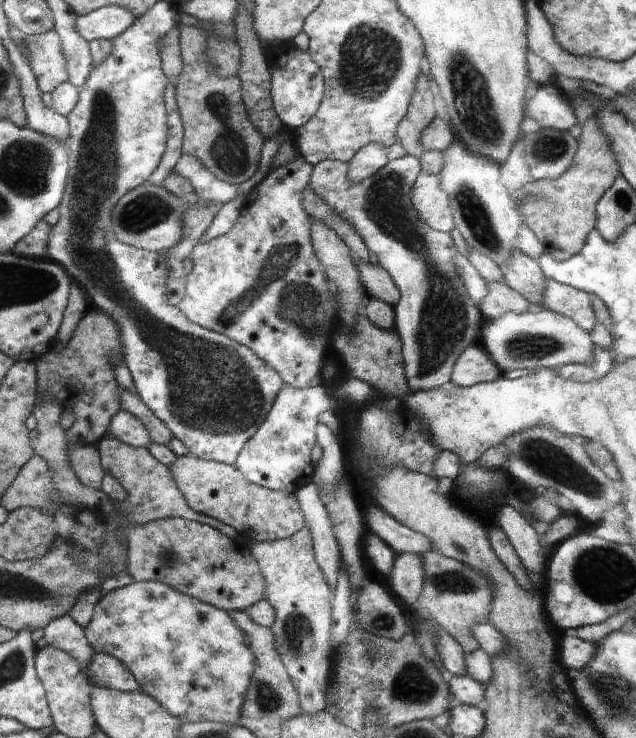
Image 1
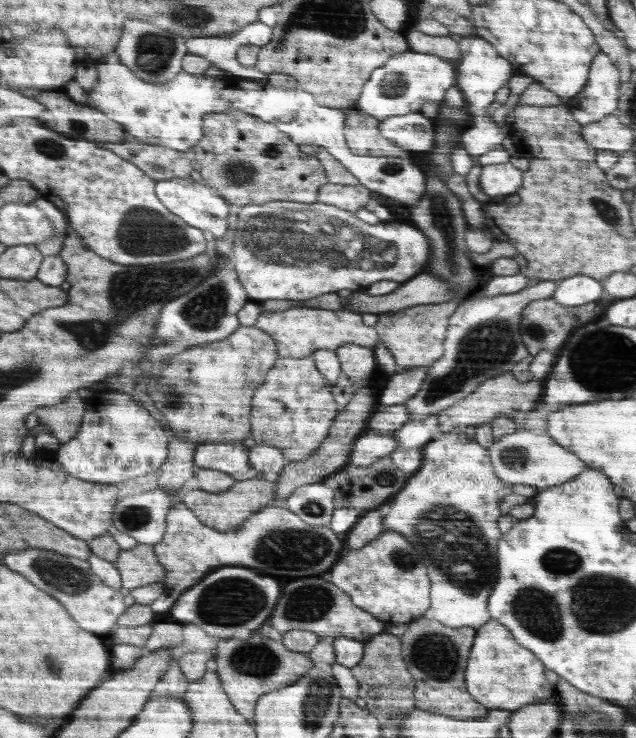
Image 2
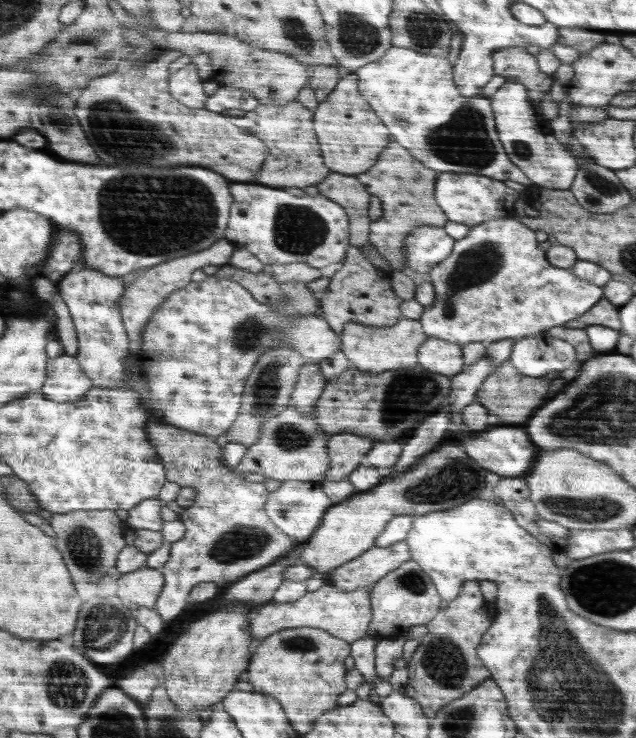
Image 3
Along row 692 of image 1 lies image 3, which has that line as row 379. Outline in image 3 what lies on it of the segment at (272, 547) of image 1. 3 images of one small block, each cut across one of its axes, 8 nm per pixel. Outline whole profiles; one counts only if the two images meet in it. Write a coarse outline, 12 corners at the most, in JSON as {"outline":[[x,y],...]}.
{"outline":[[304,363],[291,402],[314,410],[327,383],[319,363]]}

